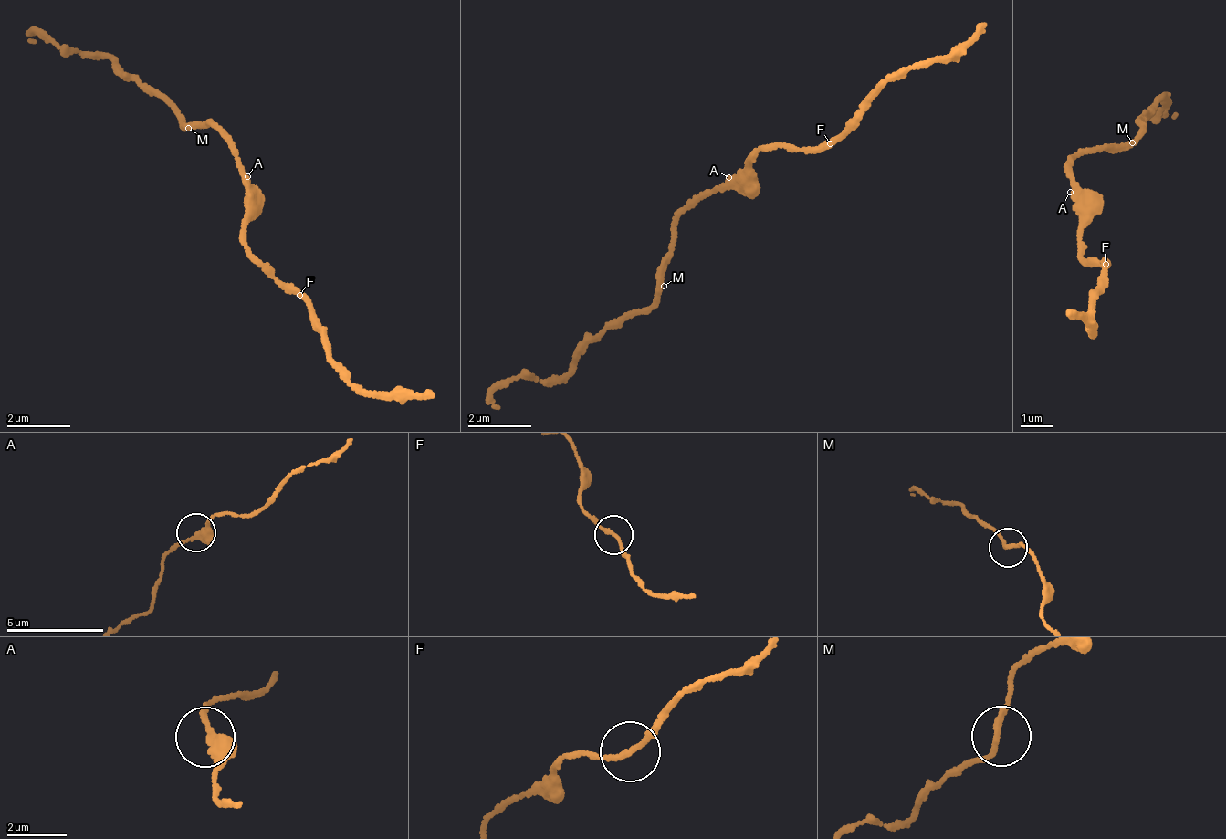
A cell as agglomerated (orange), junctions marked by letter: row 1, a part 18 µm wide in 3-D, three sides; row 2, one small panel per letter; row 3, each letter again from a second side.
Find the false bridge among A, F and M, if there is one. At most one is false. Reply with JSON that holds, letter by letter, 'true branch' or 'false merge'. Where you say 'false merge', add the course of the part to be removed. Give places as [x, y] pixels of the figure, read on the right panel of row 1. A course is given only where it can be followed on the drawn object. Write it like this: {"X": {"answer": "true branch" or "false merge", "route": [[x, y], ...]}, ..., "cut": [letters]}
{"A": {"answer": "true branch"}, "F": {"answer": "false merge", "route": [[1108, 265], [1095, 327], [1068, 314]]}, "M": {"answer": "true branch"}, "cut": ["F"]}

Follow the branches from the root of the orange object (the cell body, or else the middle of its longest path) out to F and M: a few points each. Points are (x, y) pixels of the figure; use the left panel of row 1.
F: (245, 180), (245, 241), (259, 257), (267, 259), (278, 279), (286, 281), (300, 298)
M: (245, 180), (245, 166), (237, 158), (230, 136), (206, 125), (197, 130), (188, 128)

